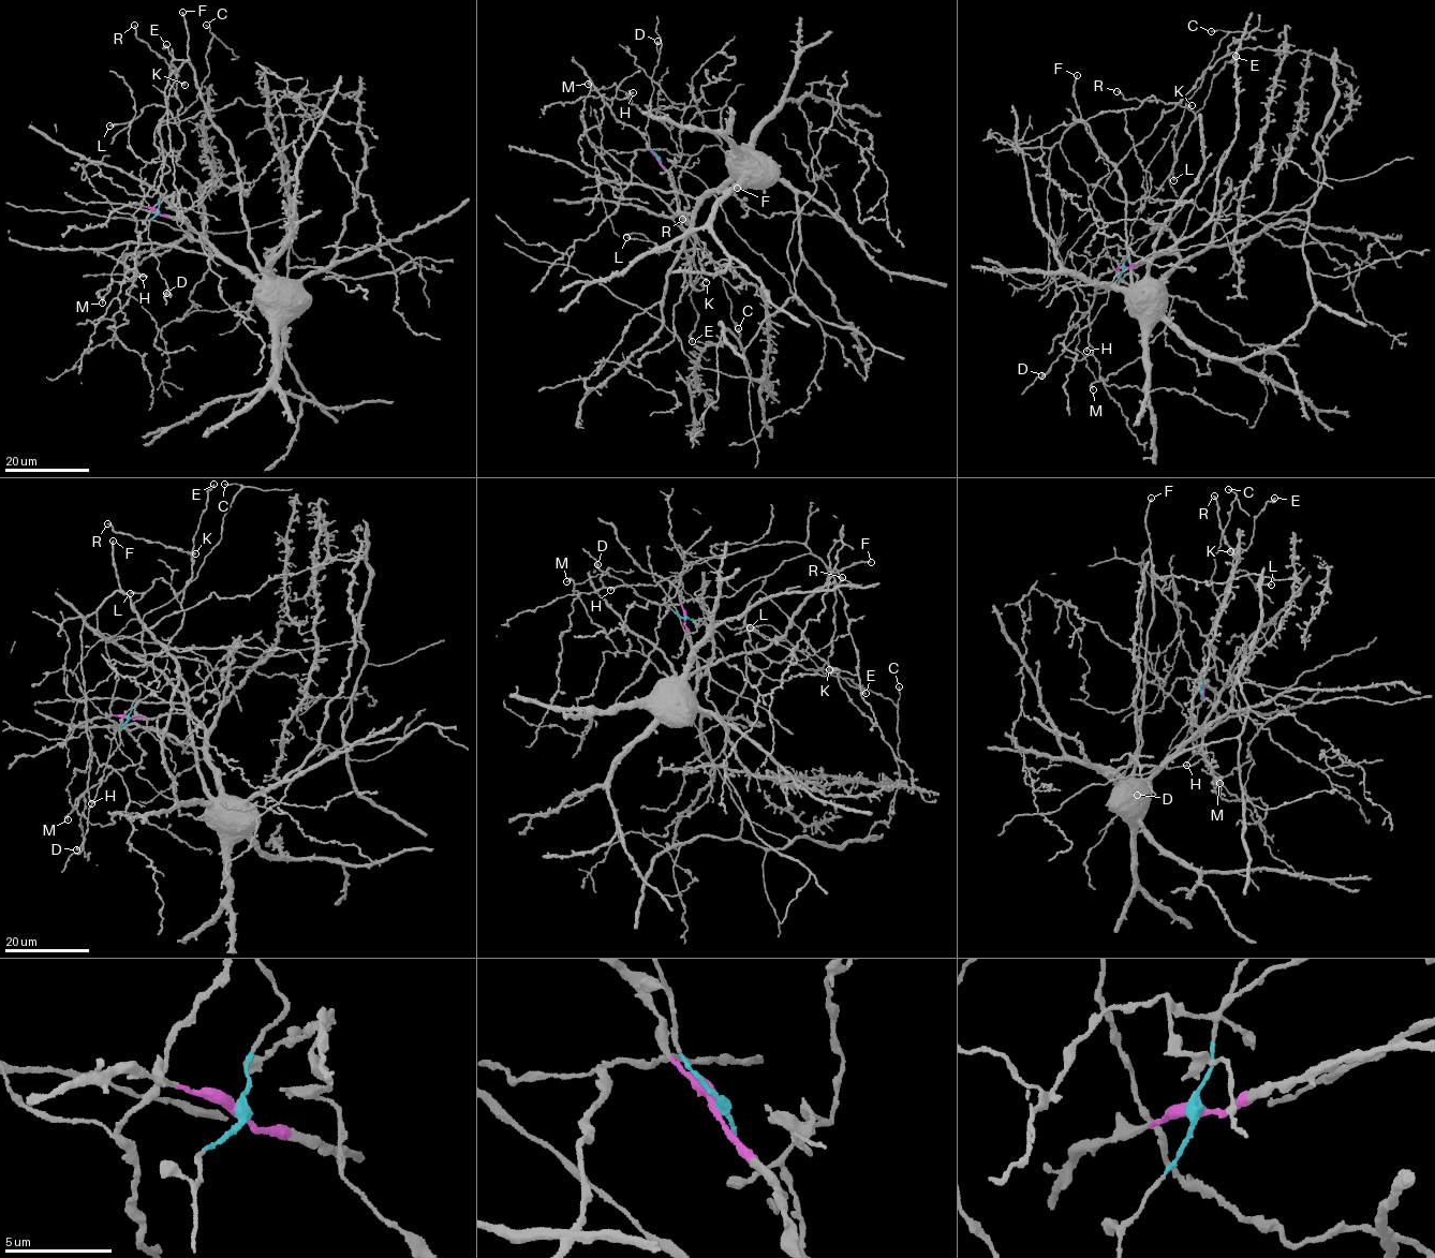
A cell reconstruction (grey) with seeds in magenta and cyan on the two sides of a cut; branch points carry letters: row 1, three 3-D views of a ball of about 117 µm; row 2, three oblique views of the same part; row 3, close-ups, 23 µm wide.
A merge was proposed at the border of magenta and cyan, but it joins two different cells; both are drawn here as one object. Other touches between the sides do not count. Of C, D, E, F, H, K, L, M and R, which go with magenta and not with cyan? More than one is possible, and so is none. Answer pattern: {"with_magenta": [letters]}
{"with_magenta": ["E", "F", "H", "K", "L", "M", "R"]}

